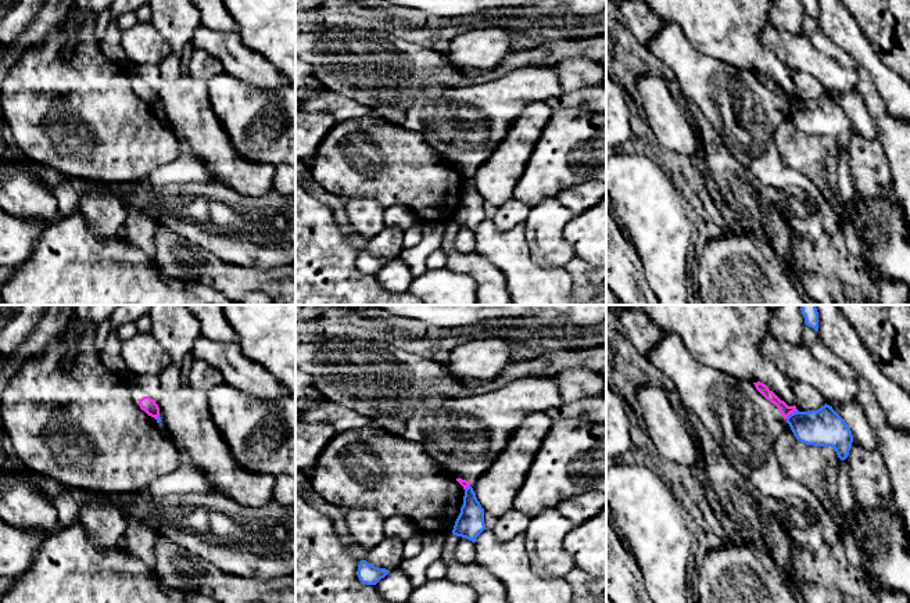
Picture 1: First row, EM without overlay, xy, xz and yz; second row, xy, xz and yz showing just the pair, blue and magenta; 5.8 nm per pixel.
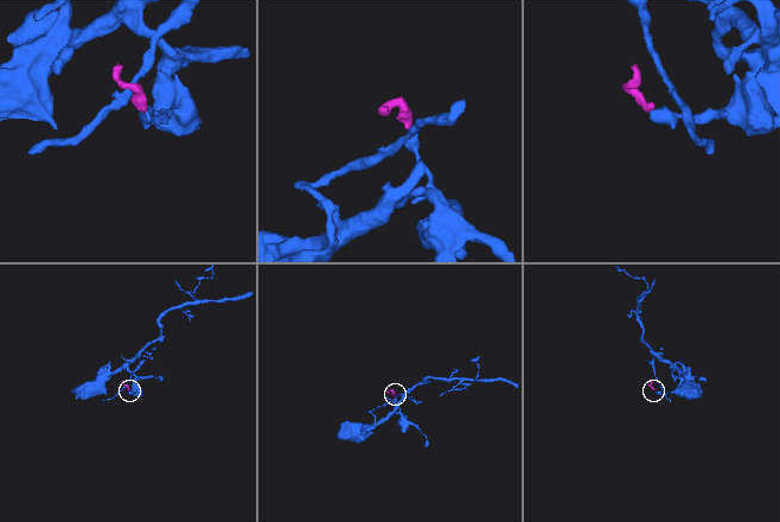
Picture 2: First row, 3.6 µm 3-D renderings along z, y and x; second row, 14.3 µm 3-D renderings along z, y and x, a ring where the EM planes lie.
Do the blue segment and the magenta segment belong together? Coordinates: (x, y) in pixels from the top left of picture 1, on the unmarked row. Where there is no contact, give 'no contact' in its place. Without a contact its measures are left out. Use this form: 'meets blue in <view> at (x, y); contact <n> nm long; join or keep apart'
meets blue in yz at (791, 103); contact 90 nm long; keep apart

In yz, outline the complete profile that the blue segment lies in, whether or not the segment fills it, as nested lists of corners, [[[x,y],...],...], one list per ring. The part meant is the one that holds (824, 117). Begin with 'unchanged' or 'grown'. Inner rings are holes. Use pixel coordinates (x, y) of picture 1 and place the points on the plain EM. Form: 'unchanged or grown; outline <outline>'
unchanged; outline [[[825,93],[817,100],[796,100],[785,110],[800,132],[814,136],[831,136],[841,150],[848,147],[853,125],[845,110],[832,96]]]

